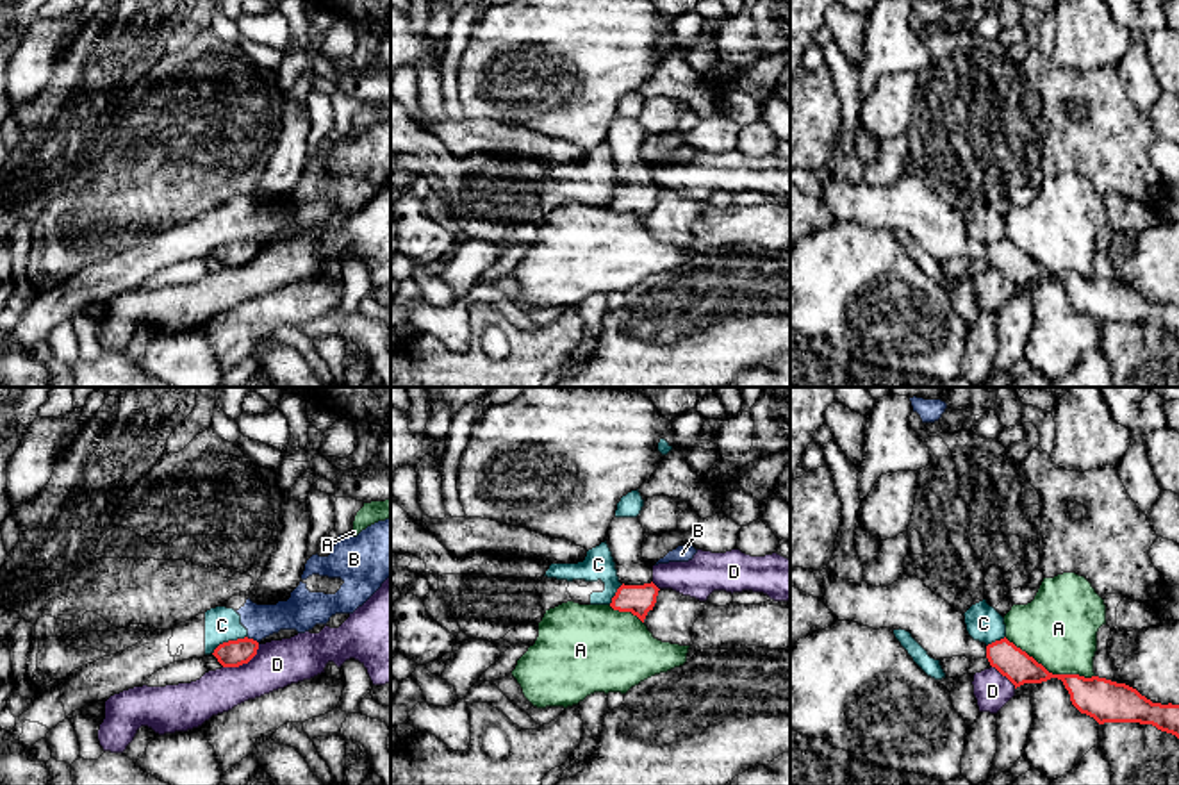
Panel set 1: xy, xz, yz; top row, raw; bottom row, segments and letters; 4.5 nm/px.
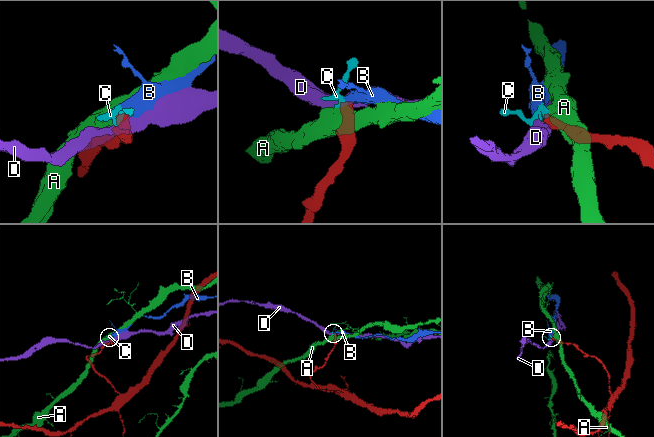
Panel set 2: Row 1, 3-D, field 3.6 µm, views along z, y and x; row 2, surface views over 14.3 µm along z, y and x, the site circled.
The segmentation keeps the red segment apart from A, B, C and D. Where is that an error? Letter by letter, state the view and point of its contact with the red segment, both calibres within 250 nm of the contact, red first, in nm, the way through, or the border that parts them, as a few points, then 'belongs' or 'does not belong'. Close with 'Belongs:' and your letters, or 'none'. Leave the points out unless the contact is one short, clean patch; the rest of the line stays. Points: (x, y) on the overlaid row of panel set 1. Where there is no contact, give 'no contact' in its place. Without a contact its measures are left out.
A: contact yz (1047, 671); calibres 180 and 360 nm; does not belong
B: contact xy (252, 639); calibres 120 and 170 nm; border xy (247, 637), (257, 643); does not belong
C: contact xy (229, 641); calibres 120 and 160 nm; border xy (247, 636), (236, 641), (223, 641), (213, 653); does not belong
D: contact xy (243, 662); calibres 120 and 220 nm; border xy (259, 644), (247, 662), (223, 668); does not belong
Belongs: none

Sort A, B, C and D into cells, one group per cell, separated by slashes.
A / B C / D

